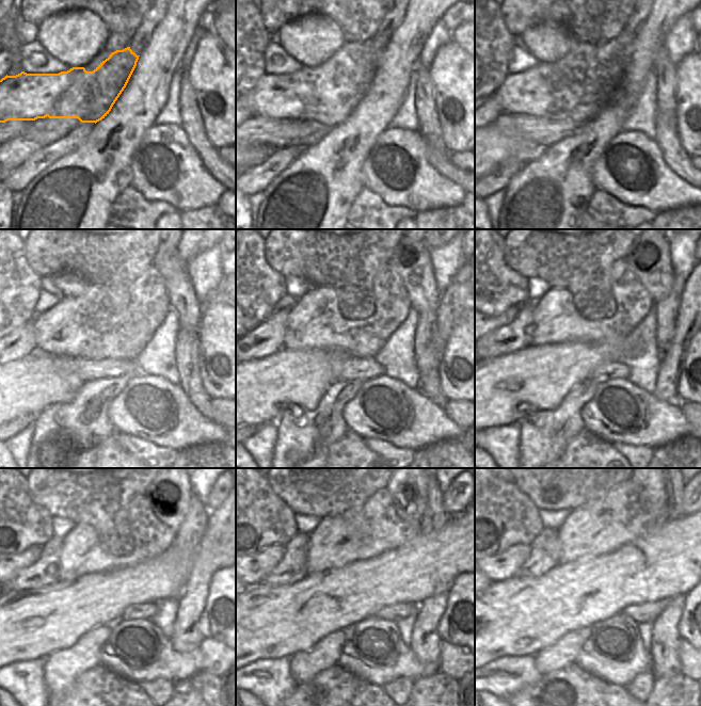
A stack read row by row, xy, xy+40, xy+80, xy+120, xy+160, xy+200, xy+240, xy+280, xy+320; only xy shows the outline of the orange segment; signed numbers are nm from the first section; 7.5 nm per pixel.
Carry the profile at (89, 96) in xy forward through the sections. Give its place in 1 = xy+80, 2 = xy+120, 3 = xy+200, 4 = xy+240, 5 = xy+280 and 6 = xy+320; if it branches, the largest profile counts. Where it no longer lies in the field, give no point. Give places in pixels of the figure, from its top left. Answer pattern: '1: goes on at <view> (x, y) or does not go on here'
1: goes on at xy+80 (547, 91)
2: goes on at xy+120 (118, 327)
3: goes on at xy+200 (611, 313)
4: goes on at xy+240 (85, 549)
5: goes on at xy+280 (367, 532)
6: goes on at xy+320 (599, 528)

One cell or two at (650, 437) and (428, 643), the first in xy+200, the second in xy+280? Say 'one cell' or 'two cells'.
two cells

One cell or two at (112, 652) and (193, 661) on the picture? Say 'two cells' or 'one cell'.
one cell

